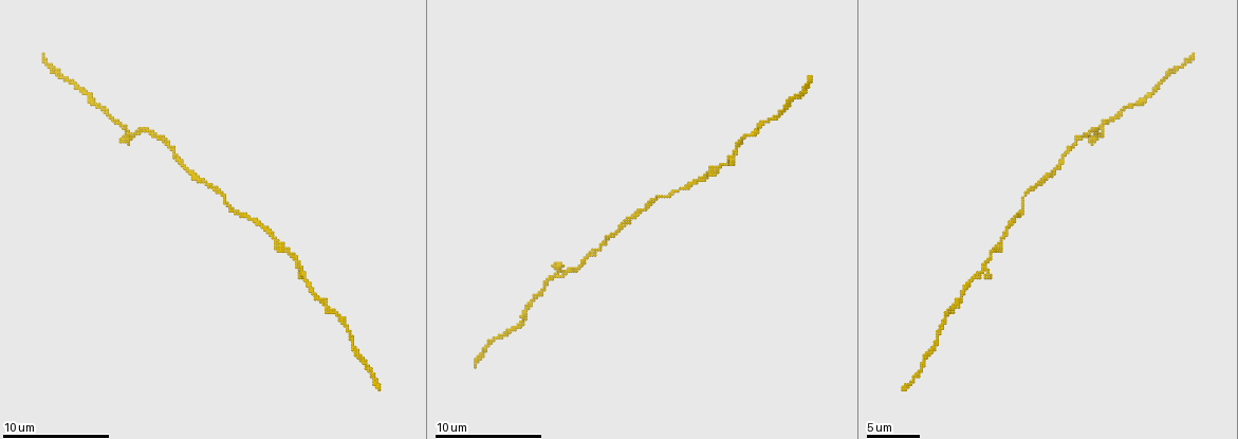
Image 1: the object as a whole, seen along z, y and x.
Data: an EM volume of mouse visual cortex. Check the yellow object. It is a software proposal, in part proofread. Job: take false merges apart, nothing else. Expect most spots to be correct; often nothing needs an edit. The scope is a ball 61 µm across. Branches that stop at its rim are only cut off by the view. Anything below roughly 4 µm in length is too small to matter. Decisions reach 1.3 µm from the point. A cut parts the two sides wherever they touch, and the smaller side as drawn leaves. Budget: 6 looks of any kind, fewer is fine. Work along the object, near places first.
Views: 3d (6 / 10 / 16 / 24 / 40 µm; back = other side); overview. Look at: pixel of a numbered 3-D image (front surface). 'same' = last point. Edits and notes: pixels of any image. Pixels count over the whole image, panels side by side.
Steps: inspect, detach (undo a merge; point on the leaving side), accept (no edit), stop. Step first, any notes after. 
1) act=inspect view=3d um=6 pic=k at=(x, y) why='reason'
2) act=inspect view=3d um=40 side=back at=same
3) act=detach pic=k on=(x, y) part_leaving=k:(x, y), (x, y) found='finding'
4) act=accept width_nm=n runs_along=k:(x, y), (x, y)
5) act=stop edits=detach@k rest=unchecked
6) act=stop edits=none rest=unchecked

act=inspect view=3d um=10 pic=1 at=(316, 295) why='calibre changes'

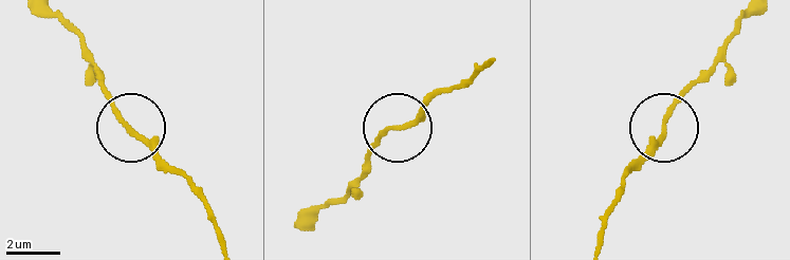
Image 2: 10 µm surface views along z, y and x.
act=accept runs_along=2:(743, 15), (716, 62), (623, 175) found='one neuron here'

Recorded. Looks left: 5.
act=inspect view=3d um=10 pic=1 at=(722, 167) why='sudden change in width'

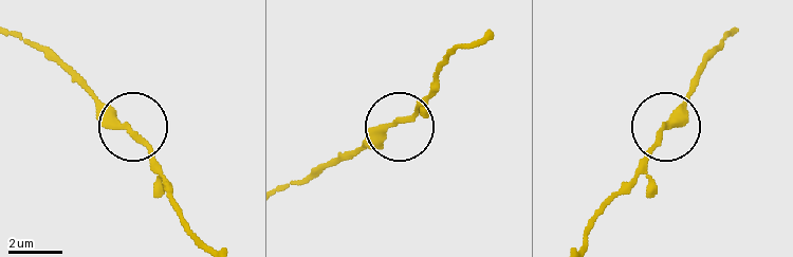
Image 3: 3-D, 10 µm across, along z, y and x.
act=inspect view=3d um=10 side=back pic=3 at=(398, 121) why='other side'

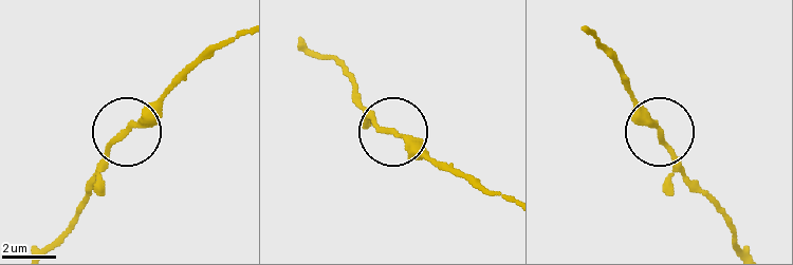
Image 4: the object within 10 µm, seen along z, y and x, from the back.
act=accept found='continuous, no second neuron'

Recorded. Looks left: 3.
act=inspect view=3d um=16 pic=1 at=(532, 299) why='sudden change in width'

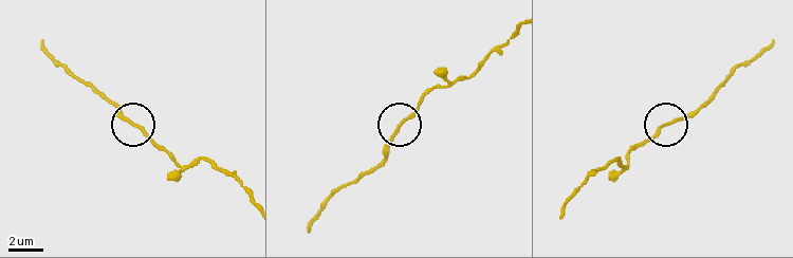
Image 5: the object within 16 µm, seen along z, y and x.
act=inspect view=3d um=16 side=back pic=5 at=(398, 125) why='other side'

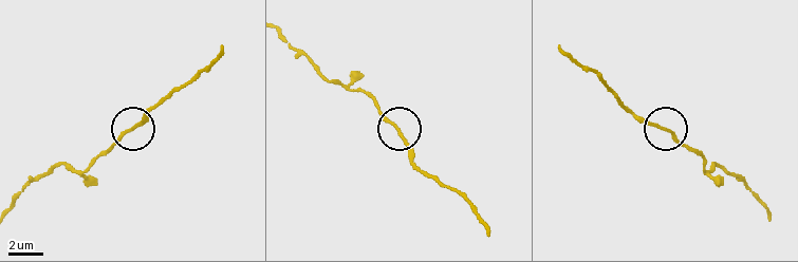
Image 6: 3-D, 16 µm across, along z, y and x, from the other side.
act=accept width_nm=170 runs_along=6:(766, 209), (741, 180), (704, 168), (699, 154), (624, 105) found='one neuron here'

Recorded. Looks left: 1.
act=stop edits=none rest=unchecked

